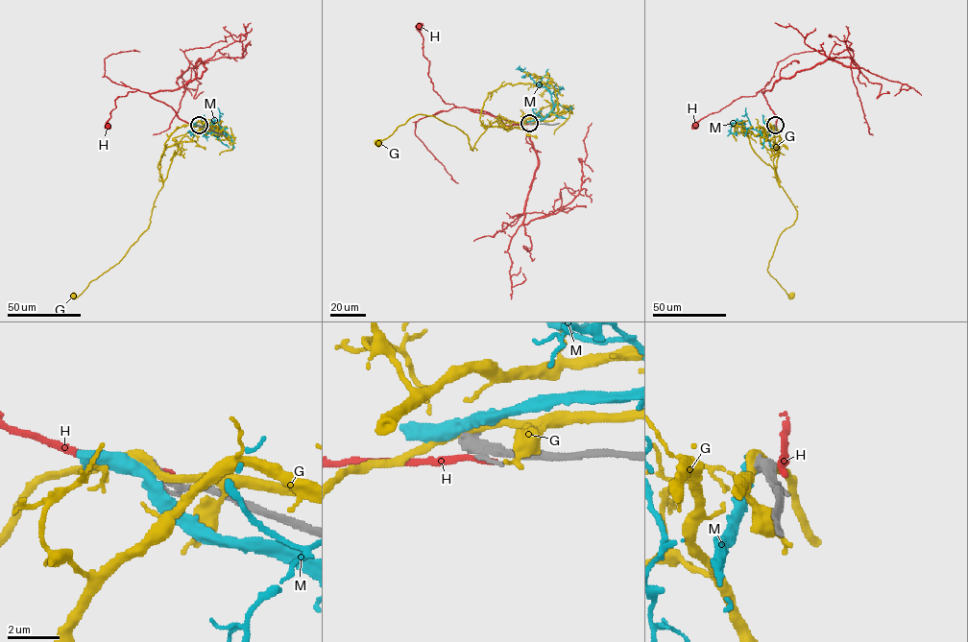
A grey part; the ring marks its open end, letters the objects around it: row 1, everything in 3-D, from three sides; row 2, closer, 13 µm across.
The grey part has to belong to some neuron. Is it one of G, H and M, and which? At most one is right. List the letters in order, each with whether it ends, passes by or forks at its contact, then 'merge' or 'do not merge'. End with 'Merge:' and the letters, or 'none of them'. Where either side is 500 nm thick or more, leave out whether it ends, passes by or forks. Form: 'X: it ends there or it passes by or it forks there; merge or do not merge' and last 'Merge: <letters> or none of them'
G: do not merge
H: do not merge
M: do not merge
Merge: none of them

